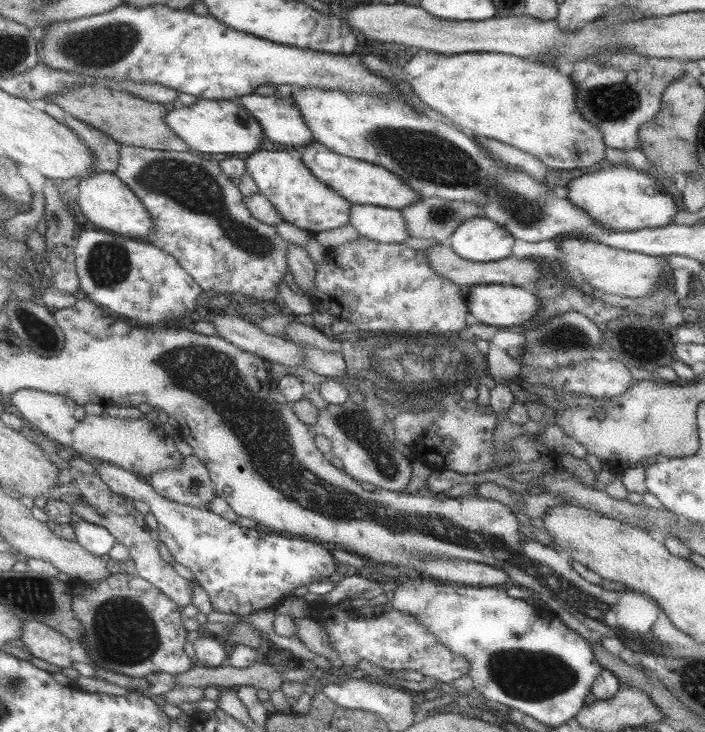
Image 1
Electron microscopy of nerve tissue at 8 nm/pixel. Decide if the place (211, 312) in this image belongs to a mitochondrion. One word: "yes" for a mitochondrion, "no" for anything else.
no

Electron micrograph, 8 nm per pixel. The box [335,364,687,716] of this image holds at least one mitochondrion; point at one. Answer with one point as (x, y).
(527, 676)

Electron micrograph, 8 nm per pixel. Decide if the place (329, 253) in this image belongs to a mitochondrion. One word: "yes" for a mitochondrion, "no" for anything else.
no

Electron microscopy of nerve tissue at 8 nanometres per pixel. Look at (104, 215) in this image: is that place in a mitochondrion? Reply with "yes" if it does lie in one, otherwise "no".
no

